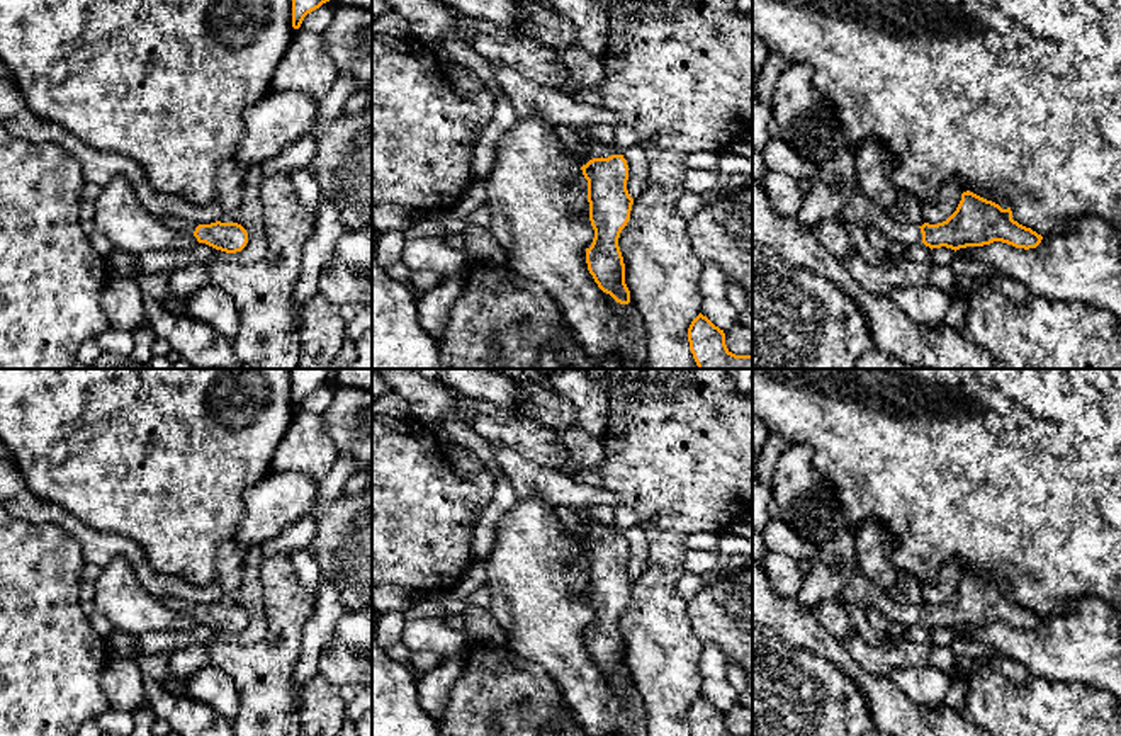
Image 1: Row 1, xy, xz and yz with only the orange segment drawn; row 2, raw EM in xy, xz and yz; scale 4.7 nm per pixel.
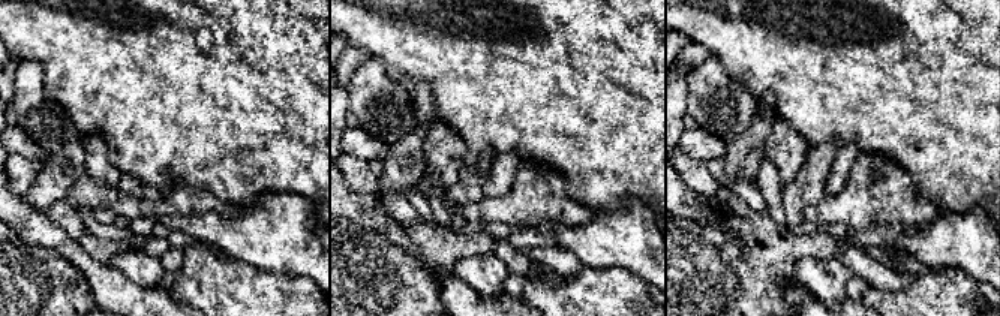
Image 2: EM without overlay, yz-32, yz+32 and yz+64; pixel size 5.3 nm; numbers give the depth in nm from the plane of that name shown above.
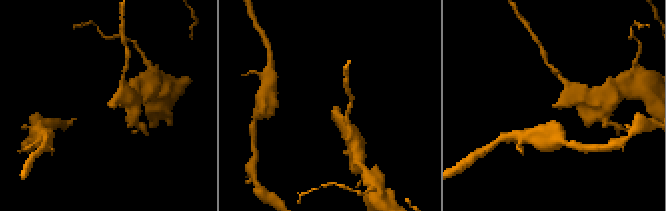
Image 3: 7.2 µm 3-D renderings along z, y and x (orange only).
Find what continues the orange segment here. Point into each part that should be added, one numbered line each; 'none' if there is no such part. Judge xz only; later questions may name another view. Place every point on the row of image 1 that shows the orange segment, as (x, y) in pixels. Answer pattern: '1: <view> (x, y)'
1: xz (597, 148)

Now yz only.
1: yz (860, 209)

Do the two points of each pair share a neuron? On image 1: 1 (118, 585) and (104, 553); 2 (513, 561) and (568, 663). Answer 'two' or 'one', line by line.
1: two
2: one

